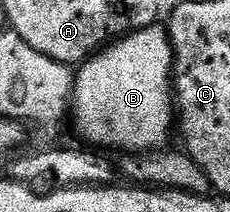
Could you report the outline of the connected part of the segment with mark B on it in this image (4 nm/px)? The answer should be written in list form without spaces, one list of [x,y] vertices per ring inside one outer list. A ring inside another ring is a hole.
[[[160,24],[125,34],[93,54],[75,71],[72,88],[70,122],[72,118],[81,143],[104,152],[163,151],[172,130],[174,134],[172,63],[172,42]]]

